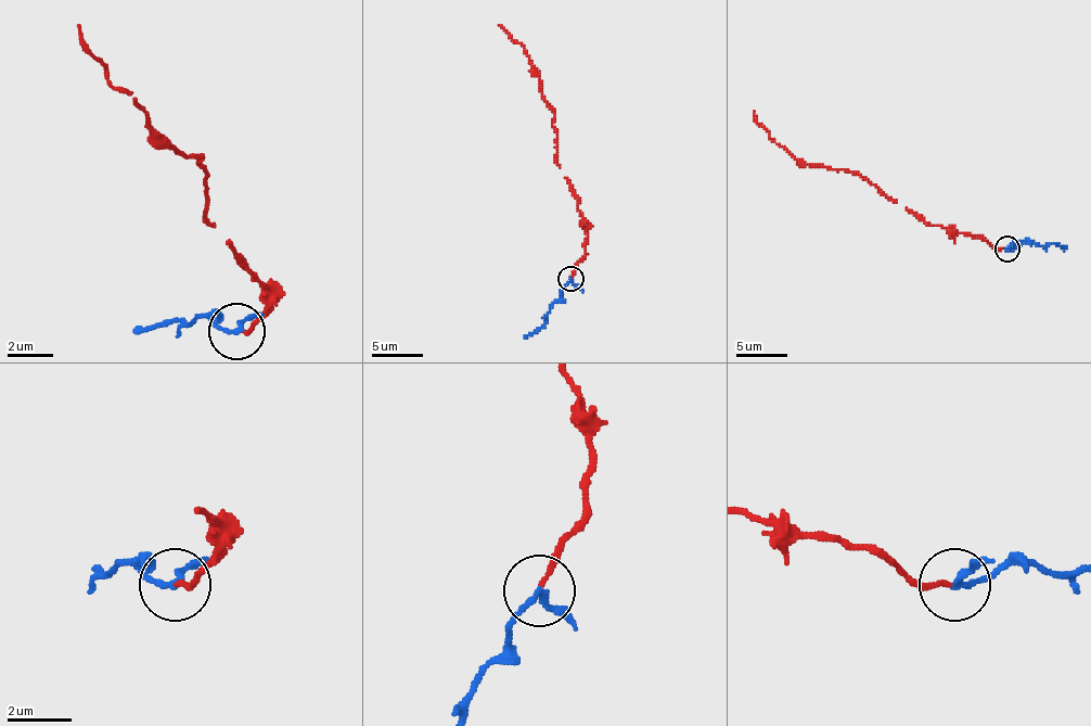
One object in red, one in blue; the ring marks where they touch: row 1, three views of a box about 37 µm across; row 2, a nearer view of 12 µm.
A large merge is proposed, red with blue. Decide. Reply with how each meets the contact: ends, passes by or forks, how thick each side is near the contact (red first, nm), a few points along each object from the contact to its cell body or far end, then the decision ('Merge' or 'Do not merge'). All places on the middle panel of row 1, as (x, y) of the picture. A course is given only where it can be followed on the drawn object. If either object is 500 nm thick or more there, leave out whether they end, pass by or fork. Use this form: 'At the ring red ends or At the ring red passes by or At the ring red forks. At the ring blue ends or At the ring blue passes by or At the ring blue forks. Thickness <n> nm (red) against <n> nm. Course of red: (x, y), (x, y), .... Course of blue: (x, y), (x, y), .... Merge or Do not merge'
At the ring red ends. At the ring blue passes by. Thickness 140 nm (red) against 170 nm. Course of red: (569, 279), (585, 254), (585, 220), (557, 163), (554, 109), (542, 93), (539, 74), (527, 51), (499, 25). Course of blue: (569, 279), (544, 322), (524, 338). Do not merge

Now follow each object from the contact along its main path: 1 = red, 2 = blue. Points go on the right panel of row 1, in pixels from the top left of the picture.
1: (1008, 249), (992, 249), (983, 238), (926, 225), (852, 172), (803, 164), (780, 147), (756, 120), (754, 111)
2: (1008, 249), (1051, 243), (1066, 249)

